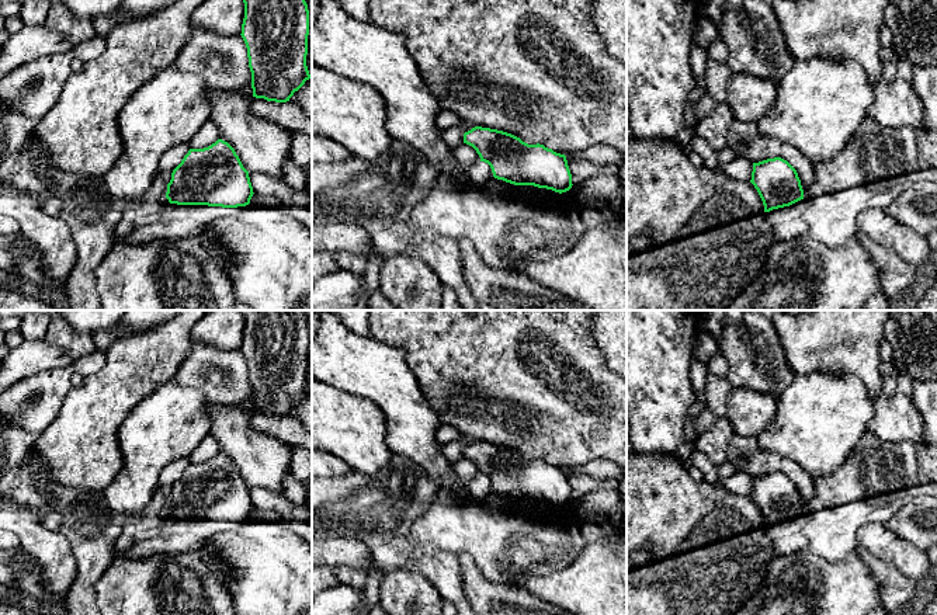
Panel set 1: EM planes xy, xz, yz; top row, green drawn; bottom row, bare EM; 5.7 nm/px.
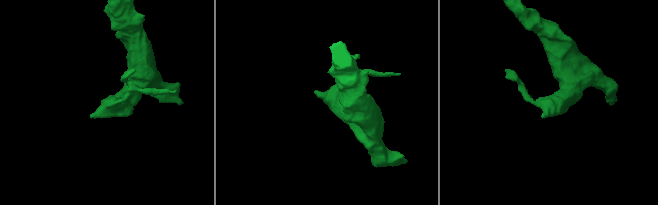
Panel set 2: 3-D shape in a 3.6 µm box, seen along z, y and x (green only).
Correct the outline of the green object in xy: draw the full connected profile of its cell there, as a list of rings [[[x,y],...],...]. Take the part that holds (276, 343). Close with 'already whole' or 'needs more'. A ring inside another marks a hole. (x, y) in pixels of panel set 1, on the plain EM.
[[[239,310],[244,317],[242,352],[247,362],[253,411],[287,417],[310,393],[306,369],[309,324],[303,310]]]; already whole

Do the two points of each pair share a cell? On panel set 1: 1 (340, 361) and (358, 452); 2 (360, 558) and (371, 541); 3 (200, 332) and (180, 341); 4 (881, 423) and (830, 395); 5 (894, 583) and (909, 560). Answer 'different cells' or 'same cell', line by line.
1: different cells
2: different cells
3: different cells
4: different cells
5: different cells

